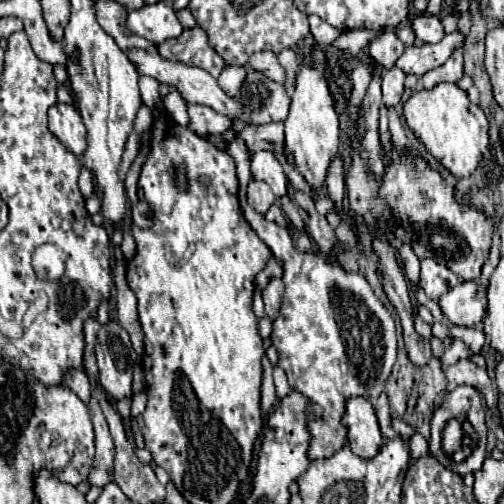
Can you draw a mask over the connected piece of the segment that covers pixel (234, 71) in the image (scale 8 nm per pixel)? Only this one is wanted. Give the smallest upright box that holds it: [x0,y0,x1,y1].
[217,67,245,97]

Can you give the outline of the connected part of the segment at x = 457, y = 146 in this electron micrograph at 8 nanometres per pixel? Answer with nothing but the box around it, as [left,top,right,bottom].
[403,83,489,177]

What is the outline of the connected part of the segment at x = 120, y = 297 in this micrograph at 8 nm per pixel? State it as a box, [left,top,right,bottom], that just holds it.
[113,277,143,361]

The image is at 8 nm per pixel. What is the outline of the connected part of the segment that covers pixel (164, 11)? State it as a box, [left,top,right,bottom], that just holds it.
[127,1,183,45]

